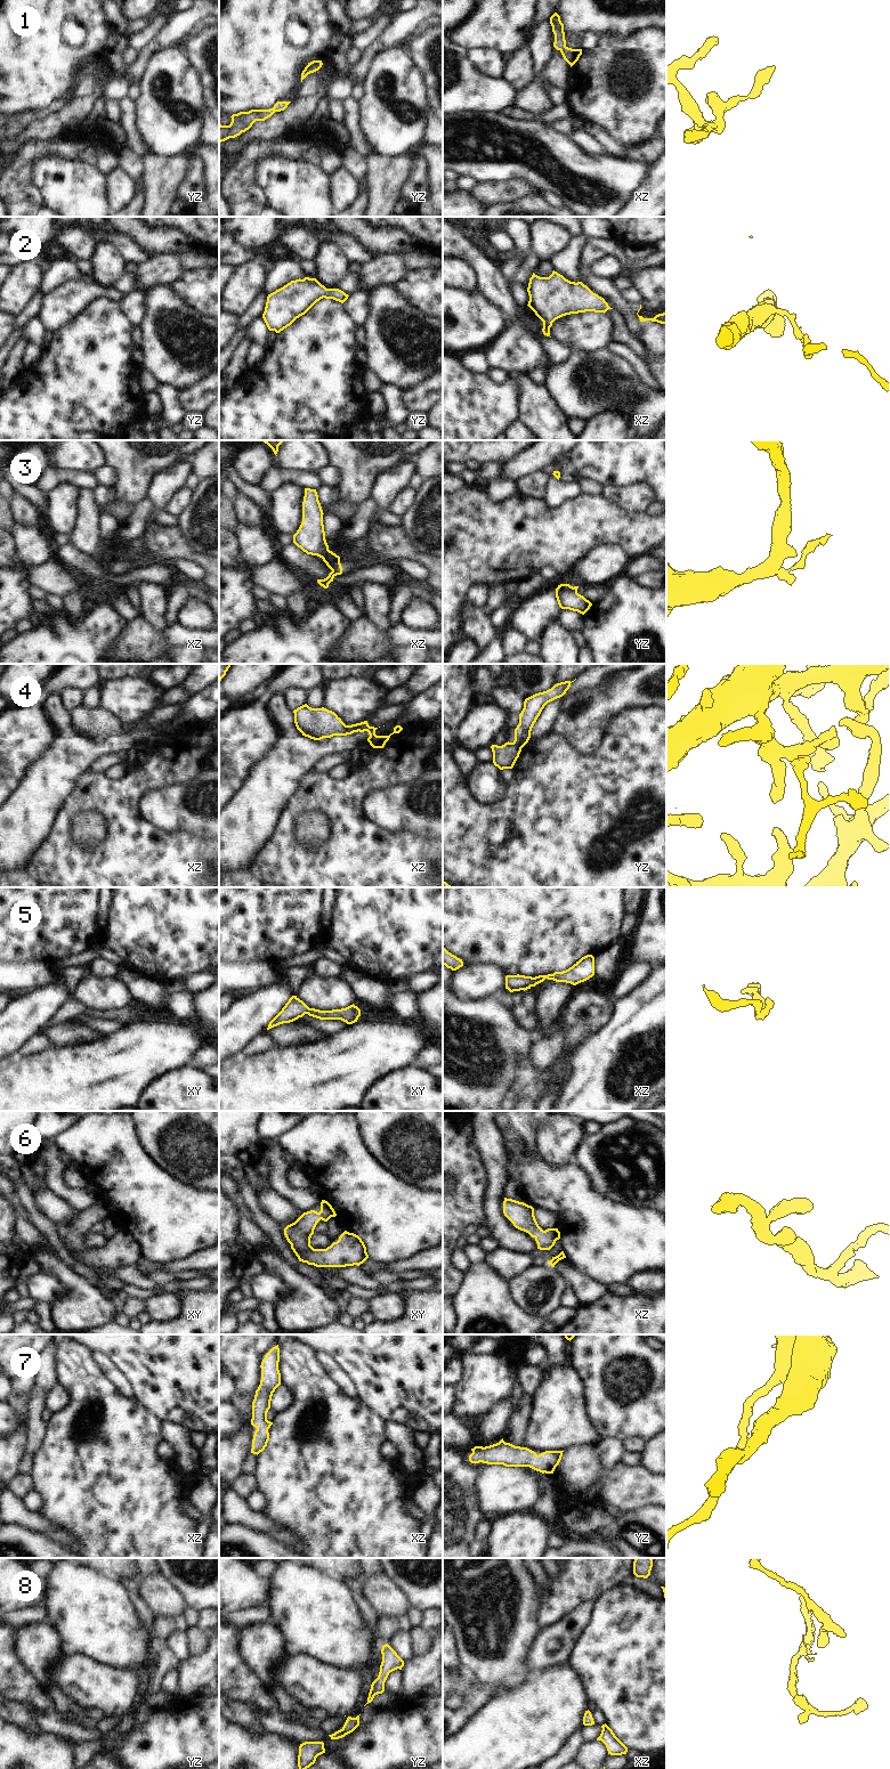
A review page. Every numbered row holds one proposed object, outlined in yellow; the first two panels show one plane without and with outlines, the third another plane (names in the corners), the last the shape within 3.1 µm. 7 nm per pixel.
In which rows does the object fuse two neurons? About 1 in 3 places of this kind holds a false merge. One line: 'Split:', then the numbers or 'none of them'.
Split: 3, 4

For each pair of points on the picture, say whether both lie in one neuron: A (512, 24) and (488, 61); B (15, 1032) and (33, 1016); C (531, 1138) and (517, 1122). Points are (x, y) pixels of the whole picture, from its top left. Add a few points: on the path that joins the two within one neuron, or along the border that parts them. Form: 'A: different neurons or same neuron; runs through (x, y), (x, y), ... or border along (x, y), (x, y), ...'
A: different neurons; border along (470, 48), (496, 48), (503, 54)
B: same neuron; runs through (19, 1028), (29, 1019)
C: same neuron; runs through (528, 1135), (520, 1126)

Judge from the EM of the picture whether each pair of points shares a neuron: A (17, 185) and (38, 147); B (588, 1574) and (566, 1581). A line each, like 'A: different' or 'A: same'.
A: same
B: same

